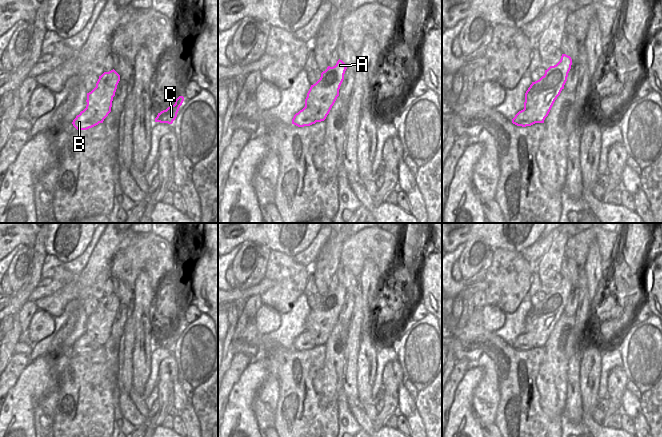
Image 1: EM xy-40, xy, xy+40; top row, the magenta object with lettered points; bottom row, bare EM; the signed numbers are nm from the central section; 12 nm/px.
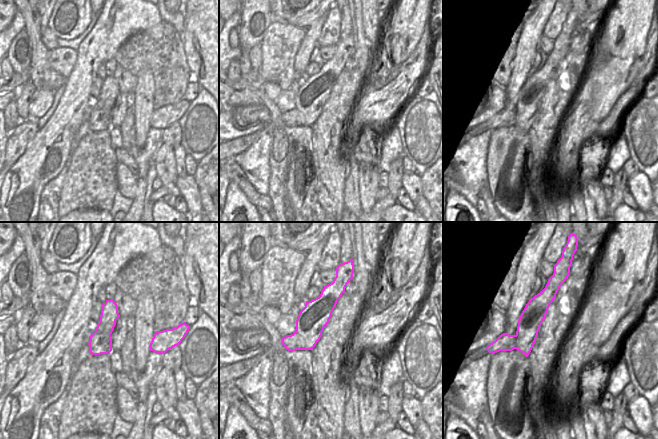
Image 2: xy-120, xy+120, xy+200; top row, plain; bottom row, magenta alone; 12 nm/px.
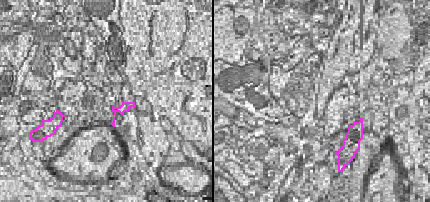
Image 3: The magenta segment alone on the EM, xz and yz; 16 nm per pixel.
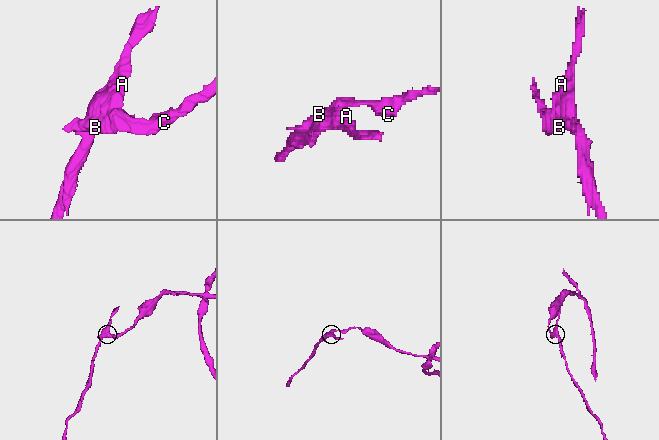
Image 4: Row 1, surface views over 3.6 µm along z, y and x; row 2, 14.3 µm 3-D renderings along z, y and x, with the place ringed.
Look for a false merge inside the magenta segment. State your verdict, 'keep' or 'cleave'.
cleave

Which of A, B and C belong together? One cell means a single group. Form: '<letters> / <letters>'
A / B C

